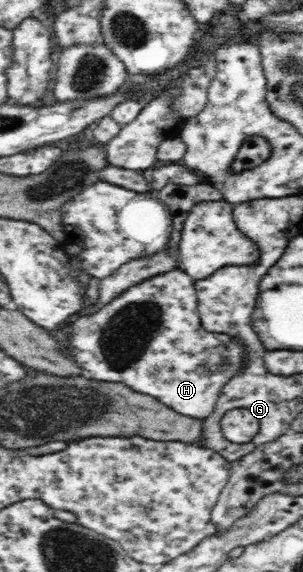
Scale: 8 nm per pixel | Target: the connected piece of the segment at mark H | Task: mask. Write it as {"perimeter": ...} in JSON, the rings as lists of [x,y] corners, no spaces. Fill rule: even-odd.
{"perimeter":[[[172,269],[170,272],[164,274],[154,275],[152,278],[139,282],[136,286],[131,286],[125,293],[119,294],[114,302],[106,304],[102,310],[98,310],[92,315],[81,315],[74,322],[71,322],[67,327],[70,328],[67,334],[67,346],[65,352],[74,357],[76,364],[82,369],[81,375],[83,377],[94,379],[102,382],[122,383],[129,386],[136,392],[147,394],[148,396],[158,399],[162,404],[170,407],[172,410],[183,414],[190,418],[202,419],[210,416],[214,410],[214,404],[220,396],[221,388],[232,379],[236,374],[240,360],[242,360],[242,345],[238,343],[238,339],[230,338],[226,334],[210,334],[201,323],[200,314],[197,310],[197,294],[194,288],[195,280],[186,274],[182,269]]]}

